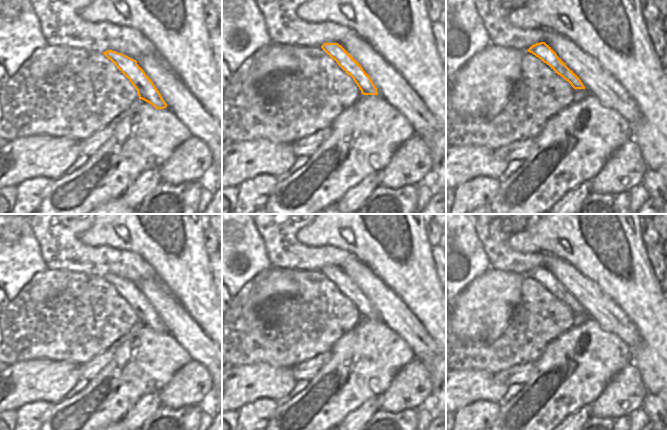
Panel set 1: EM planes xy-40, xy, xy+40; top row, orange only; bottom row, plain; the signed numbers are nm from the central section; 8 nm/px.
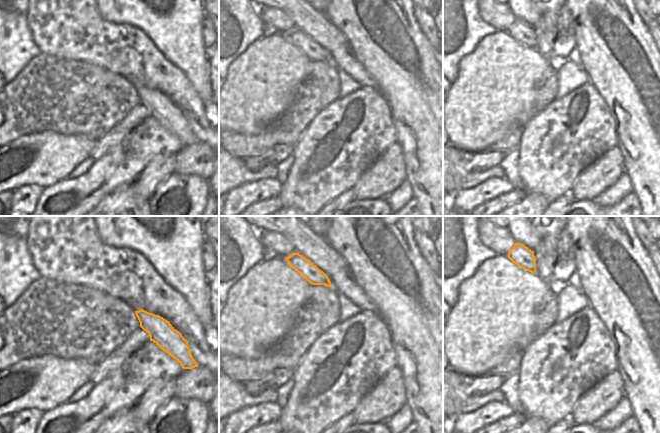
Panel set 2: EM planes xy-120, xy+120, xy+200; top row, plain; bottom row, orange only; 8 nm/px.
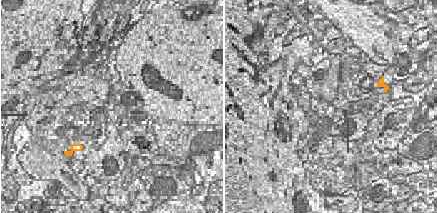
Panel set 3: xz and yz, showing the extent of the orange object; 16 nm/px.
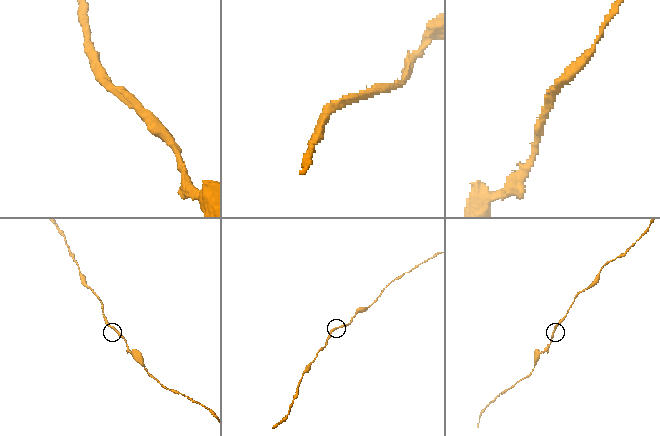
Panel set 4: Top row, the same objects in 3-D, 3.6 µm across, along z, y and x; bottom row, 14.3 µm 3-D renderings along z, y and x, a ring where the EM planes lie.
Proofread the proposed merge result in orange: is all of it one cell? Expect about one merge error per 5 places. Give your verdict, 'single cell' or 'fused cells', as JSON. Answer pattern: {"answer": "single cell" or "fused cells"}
{"answer": "single cell"}

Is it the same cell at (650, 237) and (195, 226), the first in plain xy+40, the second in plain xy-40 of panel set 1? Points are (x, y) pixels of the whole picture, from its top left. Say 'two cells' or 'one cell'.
two cells

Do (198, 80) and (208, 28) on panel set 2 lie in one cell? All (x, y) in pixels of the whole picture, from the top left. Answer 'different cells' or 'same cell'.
different cells

